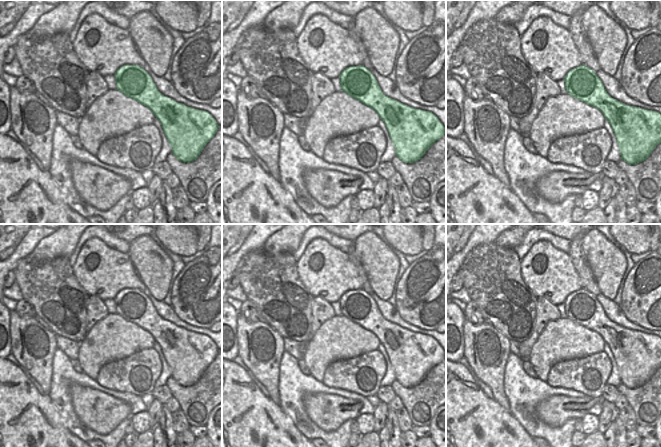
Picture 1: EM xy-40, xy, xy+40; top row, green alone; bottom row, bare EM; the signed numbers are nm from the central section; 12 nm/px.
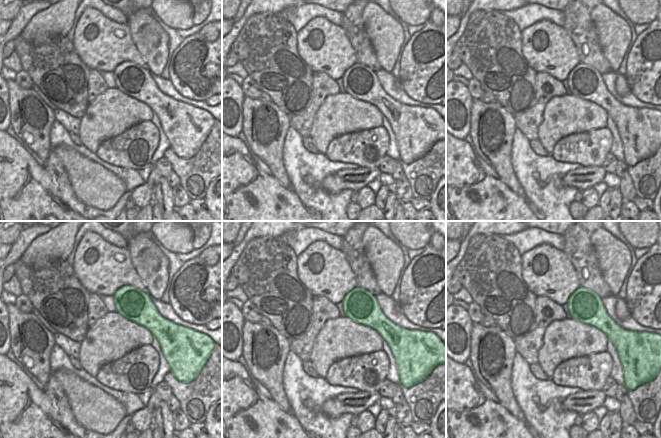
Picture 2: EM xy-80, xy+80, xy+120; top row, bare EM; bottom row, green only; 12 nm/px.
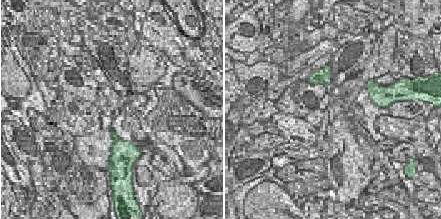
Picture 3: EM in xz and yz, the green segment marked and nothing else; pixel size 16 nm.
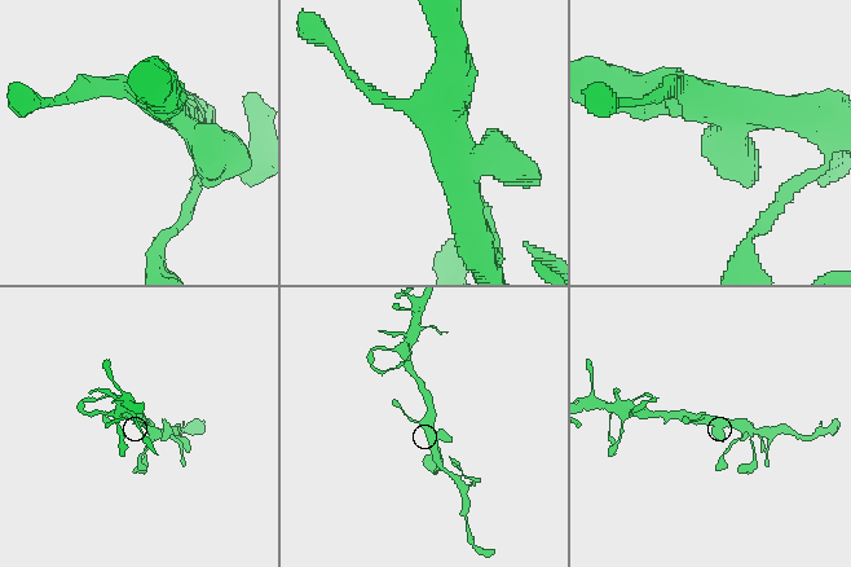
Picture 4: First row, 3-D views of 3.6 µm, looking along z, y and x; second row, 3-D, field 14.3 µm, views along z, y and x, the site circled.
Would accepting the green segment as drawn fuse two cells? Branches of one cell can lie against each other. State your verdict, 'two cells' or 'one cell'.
one cell

